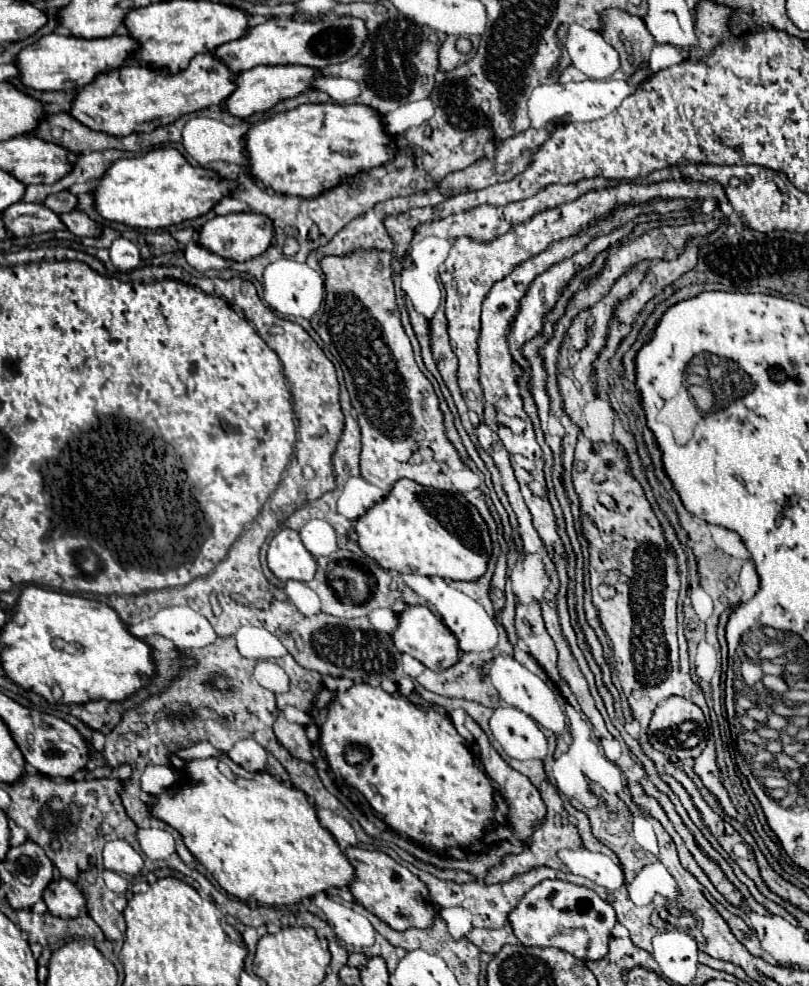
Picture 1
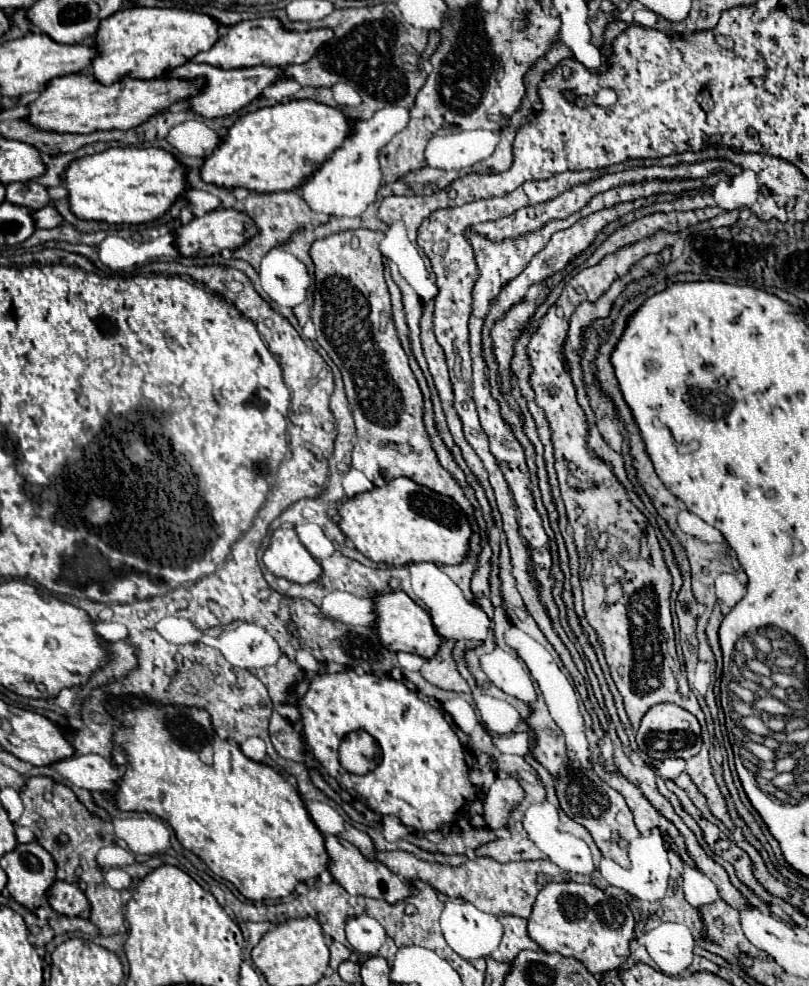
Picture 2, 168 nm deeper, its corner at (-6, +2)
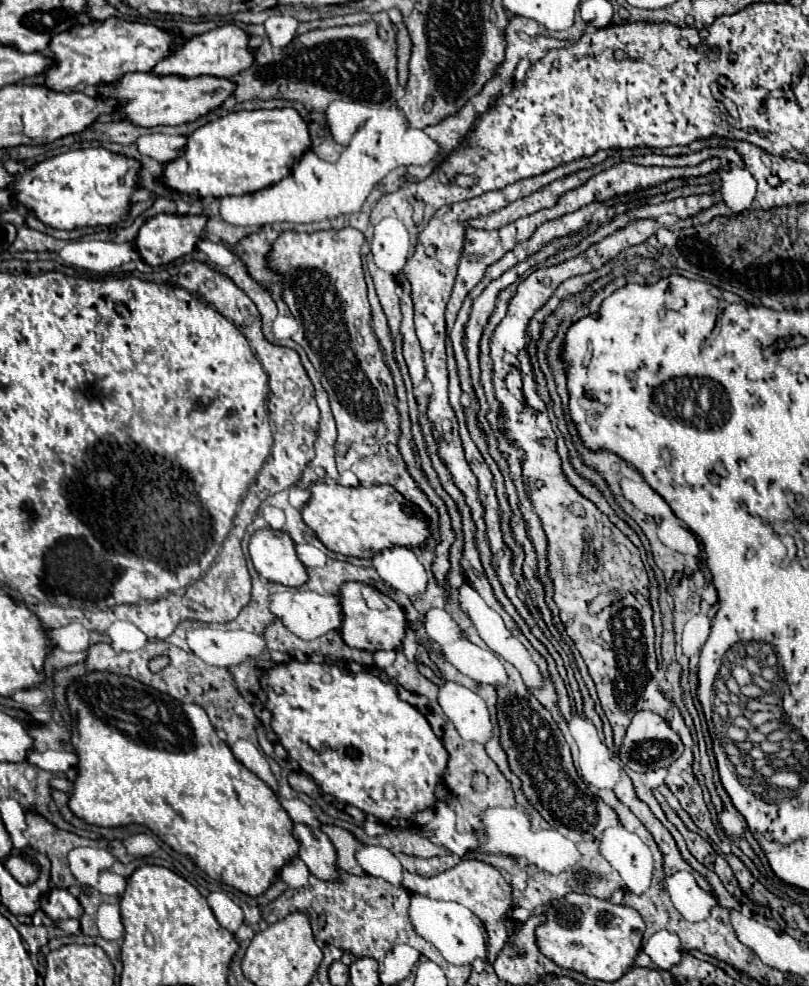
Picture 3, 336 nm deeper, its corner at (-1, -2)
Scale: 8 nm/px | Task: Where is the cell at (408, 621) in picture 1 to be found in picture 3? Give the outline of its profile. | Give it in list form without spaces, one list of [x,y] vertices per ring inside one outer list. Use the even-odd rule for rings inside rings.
[[[348,581],[340,587],[338,591],[340,597],[340,607],[342,607],[342,625],[340,625],[340,637],[348,647],[356,647],[356,649],[364,649],[364,651],[380,651],[380,649],[398,649],[400,641],[406,635],[408,623],[406,623],[406,613],[402,611],[402,607],[392,601],[390,597],[380,595],[384,609],[370,609],[362,597],[362,583],[354,583]]]

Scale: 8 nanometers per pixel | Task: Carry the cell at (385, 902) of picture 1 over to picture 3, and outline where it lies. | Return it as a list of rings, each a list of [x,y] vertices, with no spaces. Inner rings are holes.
[[[294,823],[292,835],[300,841],[298,857],[306,863],[310,873],[324,881],[336,879],[336,849],[328,837],[318,827],[304,823]]]

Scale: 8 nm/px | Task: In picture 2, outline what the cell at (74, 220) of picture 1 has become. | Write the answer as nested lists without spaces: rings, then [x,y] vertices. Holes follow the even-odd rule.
[[[47,205],[47,207],[39,209],[39,211],[35,211],[35,225],[37,227],[53,229],[53,227],[59,227],[63,223],[65,223],[65,219],[61,217],[61,213],[53,205]]]

